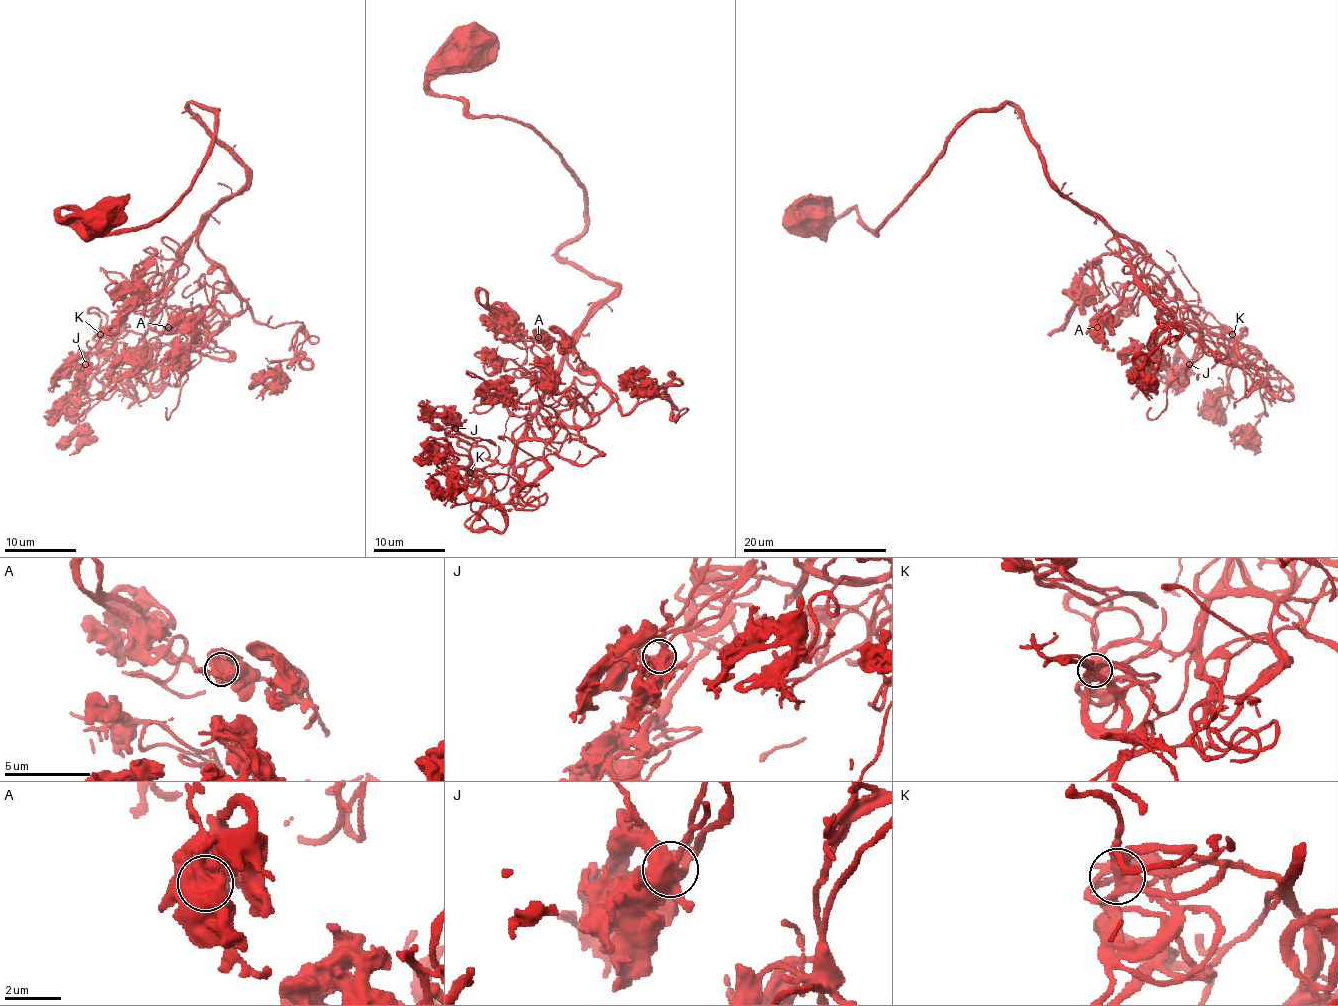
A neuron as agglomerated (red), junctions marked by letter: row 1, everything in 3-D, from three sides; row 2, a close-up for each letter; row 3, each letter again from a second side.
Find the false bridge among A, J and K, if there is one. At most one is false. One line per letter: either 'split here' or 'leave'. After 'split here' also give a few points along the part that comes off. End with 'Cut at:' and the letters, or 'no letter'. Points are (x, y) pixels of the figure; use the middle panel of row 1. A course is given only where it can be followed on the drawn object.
A: leave
J: leave
K: leave
Cut at: no letter

